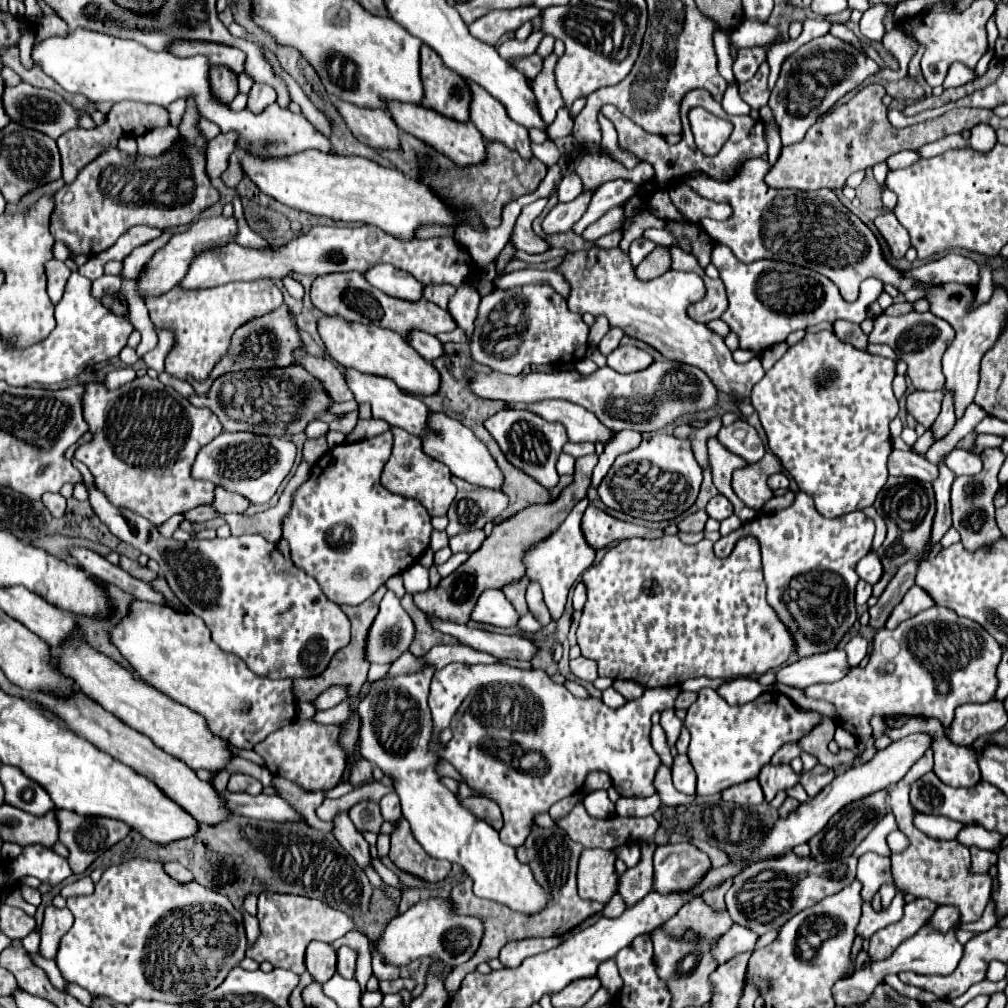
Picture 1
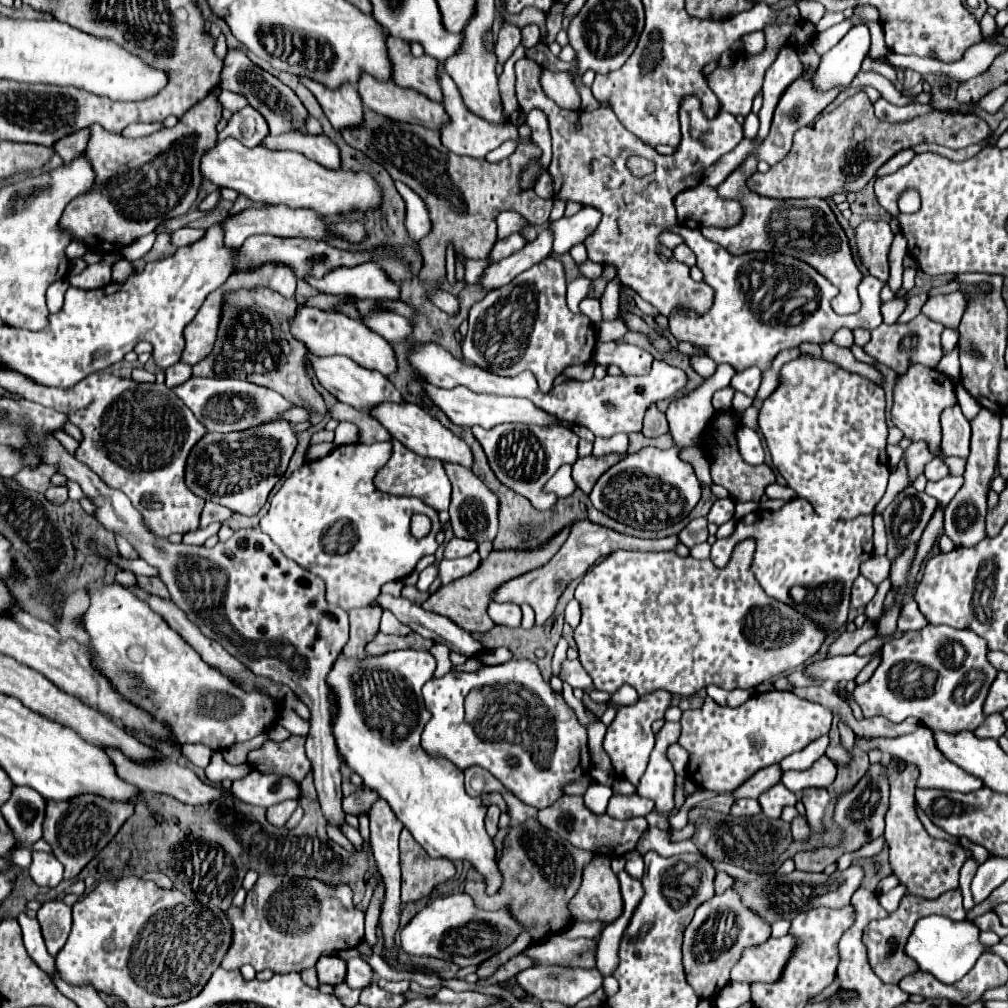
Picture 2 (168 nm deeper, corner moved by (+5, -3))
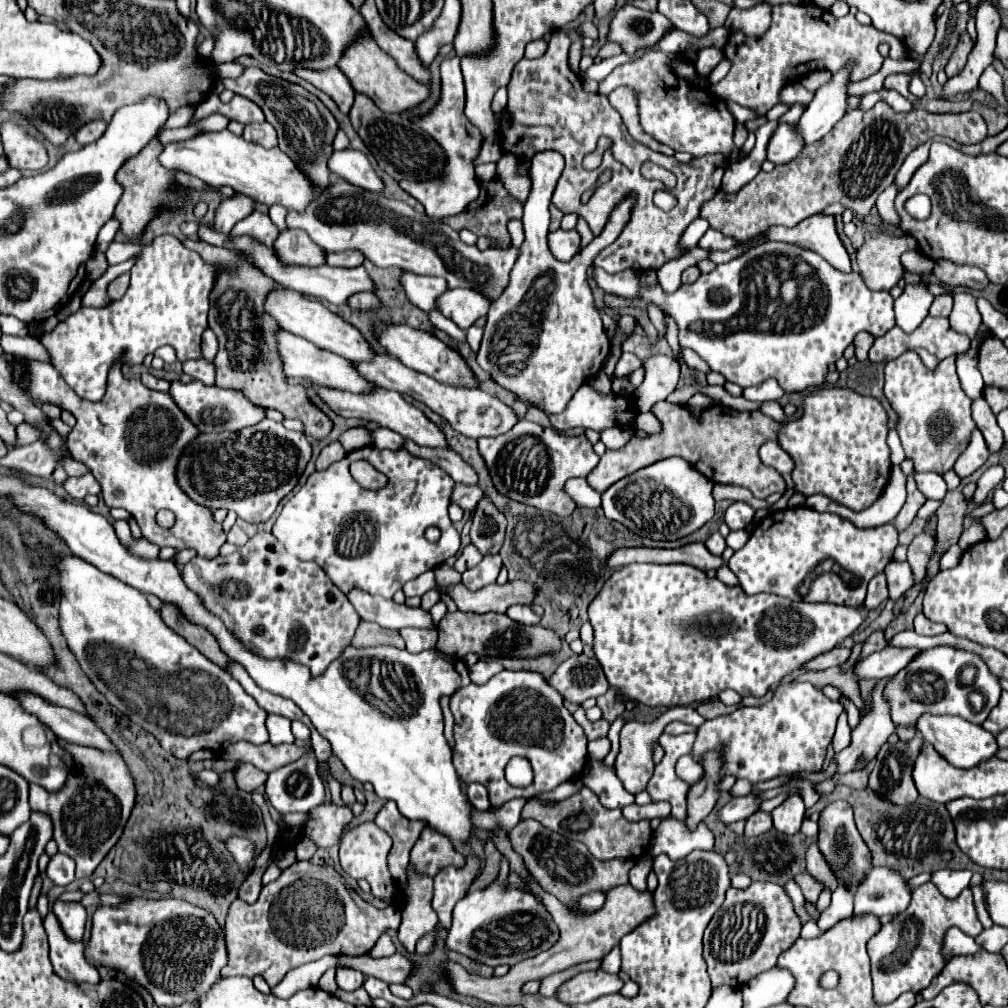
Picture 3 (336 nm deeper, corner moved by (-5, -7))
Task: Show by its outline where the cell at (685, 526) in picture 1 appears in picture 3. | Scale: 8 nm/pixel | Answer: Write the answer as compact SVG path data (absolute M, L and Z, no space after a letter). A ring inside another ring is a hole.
M716 531L716 533L712 533L706 541L704 541L704 545L706 545L706 549L712 553L712 555L722 555L722 551L726 549L726 541L724 541L724 537Z

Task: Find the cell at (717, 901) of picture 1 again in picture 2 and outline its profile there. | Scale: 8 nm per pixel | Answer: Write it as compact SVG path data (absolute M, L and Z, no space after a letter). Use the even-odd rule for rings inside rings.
M720 871L718 875L716 875L716 881L714 881L714 885L716 885L716 895L720 895L720 893L724 893L730 885L734 883L734 877L730 877L728 873L724 873L724 871Z

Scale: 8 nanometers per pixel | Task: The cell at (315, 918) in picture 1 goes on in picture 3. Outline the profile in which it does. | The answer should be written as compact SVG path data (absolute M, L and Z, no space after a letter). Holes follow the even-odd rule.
M296 861L294 865L290 865L288 869L284 869L276 881L272 881L272 883L268 883L268 885L262 887L262 893L260 893L260 897L258 897L256 903L248 905L248 903L244 903L242 899L236 899L236 901L230 905L228 919L226 919L226 925L224 925L224 929L226 929L226 939L228 939L228 965L224 967L222 977L244 975L244 977L250 977L250 979L252 979L254 975L262 975L262 977L266 979L266 983L268 983L270 987L274 987L274 985L278 985L278 983L282 981L282 977L284 977L290 969L300 967L300 965L310 963L310 961L316 961L316 959L320 959L320 957L324 957L324 955L328 955L328 953L332 953L332 955L366 955L366 953L374 947L374 943L378 941L378 937L380 937L388 927L390 927L390 929L398 929L398 925L400 925L400 911L398 911L396 907L390 905L390 907L386 907L386 909L376 909L376 907L372 907L372 904L364 901L355 890L351 889L346 884L346 879L344 879L340 873L336 873L332 867L312 865L310 861Z

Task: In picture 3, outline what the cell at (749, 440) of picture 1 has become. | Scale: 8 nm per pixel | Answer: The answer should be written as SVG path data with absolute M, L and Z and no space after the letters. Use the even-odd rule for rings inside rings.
M766 441L762 447L760 447L760 459L764 465L768 467L774 467L778 473L790 473L794 463L790 459L790 455L776 443L776 441Z

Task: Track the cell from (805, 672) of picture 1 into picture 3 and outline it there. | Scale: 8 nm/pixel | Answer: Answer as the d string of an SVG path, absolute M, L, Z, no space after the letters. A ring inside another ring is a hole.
M886 647L878 653L872 653L868 657L862 657L854 665L854 675L858 679L886 679L896 675L900 669L906 667L908 659L916 655L918 649L898 649L898 647Z

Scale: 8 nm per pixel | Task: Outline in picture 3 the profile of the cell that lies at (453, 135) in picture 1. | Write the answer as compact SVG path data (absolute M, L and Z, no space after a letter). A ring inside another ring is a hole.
M364 35L364 39L358 39L344 53L338 67L350 79L356 93L368 95L384 113L404 113L406 109L414 109L430 97L430 89L422 83L416 83L416 79L412 79L410 75L404 75L404 71L400 71L400 67L396 65L396 61L388 53L384 53L370 35Z

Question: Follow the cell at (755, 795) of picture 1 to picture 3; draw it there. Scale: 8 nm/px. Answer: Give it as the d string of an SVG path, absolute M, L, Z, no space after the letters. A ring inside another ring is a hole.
M756 811L752 813L748 819L746 819L746 835L748 837L756 837L756 835L762 835L764 831L768 831L772 827L772 817L770 813L764 813L764 811Z

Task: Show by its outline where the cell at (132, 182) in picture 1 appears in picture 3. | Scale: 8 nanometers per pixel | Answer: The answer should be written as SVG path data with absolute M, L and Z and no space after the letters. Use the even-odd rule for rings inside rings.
M152 139L138 155L132 155L124 161L124 165L116 173L116 181L124 187L122 199L116 205L116 211L112 219L120 221L120 231L126 239L134 241L140 239L148 223L154 219L158 209L168 209L168 211L184 211L188 205L188 191L178 189L174 175L178 171L174 169L164 169L158 163L158 155L164 149L164 145L158 139Z

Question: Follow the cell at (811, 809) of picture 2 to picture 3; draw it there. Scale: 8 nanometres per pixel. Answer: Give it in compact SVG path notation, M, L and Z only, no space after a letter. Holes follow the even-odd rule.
M832 801L828 807L824 807L824 811L820 813L820 819L818 819L818 827L820 827L818 847L820 847L822 855L828 859L828 865L836 871L838 879L846 881L852 889L856 889L856 883L860 883L860 877L864 877L866 871L870 869L870 851L854 825L852 809L848 807L848 803Z

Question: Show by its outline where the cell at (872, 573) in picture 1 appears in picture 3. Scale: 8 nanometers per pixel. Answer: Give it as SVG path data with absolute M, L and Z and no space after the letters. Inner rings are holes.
M890 561L884 569L886 581L888 581L888 589L890 589L890 599L896 601L902 593L906 593L914 581L912 581L912 571L908 563L900 563L900 561Z

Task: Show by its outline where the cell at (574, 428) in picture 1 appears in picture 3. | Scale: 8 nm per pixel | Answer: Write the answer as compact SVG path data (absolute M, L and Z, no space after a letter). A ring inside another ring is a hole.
M376 353L372 363L356 363L356 367L366 379L376 383L378 387L400 391L402 395L410 395L412 399L428 405L434 413L442 415L452 425L452 429L456 429L458 433L462 433L466 437L474 437L474 439L498 437L498 435L504 435L508 429L512 429L518 423L518 415L512 407L508 407L506 403L502 403L496 397L490 397L482 389L464 389L464 387L452 387L452 385L438 383L436 379L432 379L424 373L404 367L392 355Z

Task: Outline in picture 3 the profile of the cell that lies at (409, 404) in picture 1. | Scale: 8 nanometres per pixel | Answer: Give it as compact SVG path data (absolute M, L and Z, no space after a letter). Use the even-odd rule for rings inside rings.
M278 331L278 347L280 347L280 357L284 359L284 373L288 377L304 377L310 379L312 383L320 385L320 387L328 387L328 389L340 389L340 391L352 391L356 395L368 395L376 389L376 385L372 385L372 381L364 379L358 369L354 367L352 361L324 351L320 347L316 347L314 343L300 339L288 331Z

